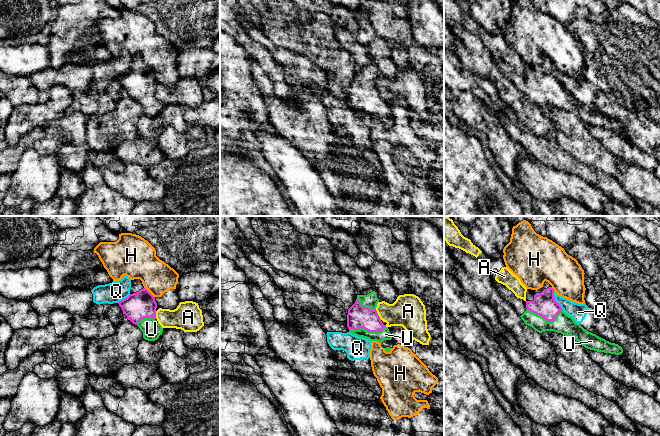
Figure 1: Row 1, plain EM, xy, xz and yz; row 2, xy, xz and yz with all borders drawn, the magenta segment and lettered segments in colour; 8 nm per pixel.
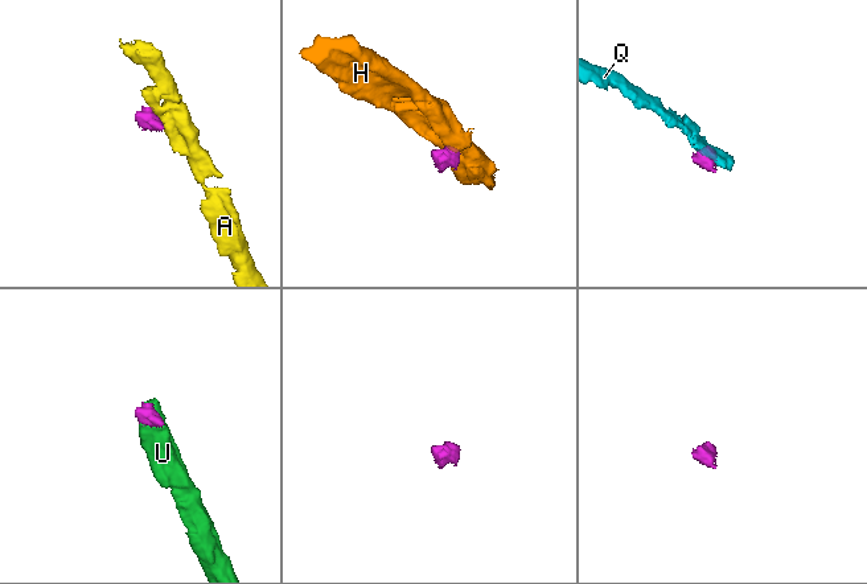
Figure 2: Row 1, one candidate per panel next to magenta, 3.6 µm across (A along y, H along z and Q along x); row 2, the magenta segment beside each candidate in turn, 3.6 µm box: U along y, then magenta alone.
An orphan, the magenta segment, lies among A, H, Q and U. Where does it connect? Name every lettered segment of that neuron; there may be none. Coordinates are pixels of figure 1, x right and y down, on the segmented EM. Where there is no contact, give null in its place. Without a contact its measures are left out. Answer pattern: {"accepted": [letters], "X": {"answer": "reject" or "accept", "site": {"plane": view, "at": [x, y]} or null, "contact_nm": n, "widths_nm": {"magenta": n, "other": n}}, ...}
{"accepted": ["U"], "A": {"answer": "reject", "site": {"plane": "xz", "at": [378, 315]}, "contact_nm": 90, "widths_nm": {"magenta": 180, "other": 260}}, "H": {"answer": "reject", "site": {"plane": "xy", "at": [149, 292]}, "contact_nm": 120, "widths_nm": {"magenta": 220, "other": 260}}, "Q": {"answer": "reject", "site": {"plane": "yz", "at": [554, 300]}, "contact_nm": 170, "widths_nm": {"magenta": 190, "other": 140}}, "U": {"answer": "accept", "site": {"plane": "xz", "at": [367, 330]}, "contact_nm": 300, "widths_nm": {"magenta": 180, "other": 90}}}

